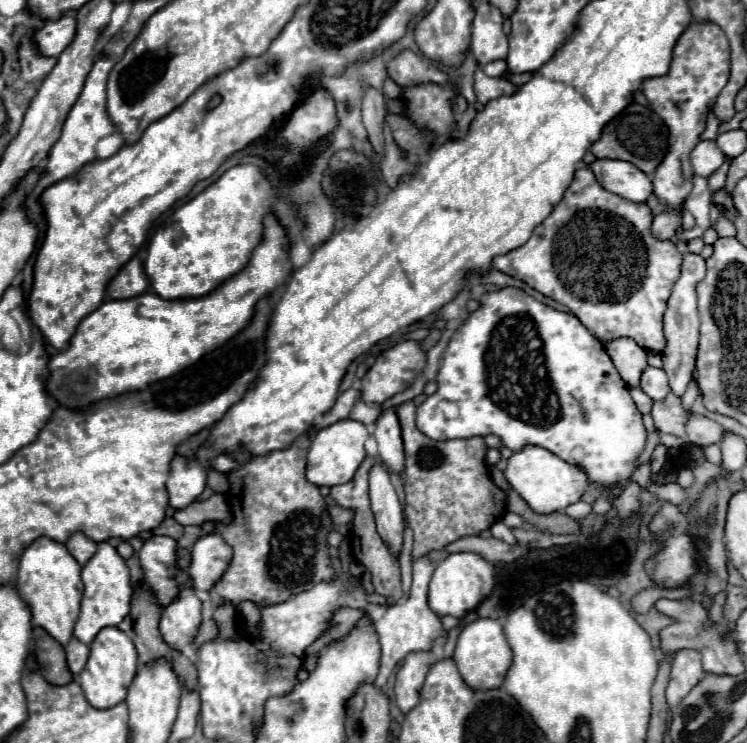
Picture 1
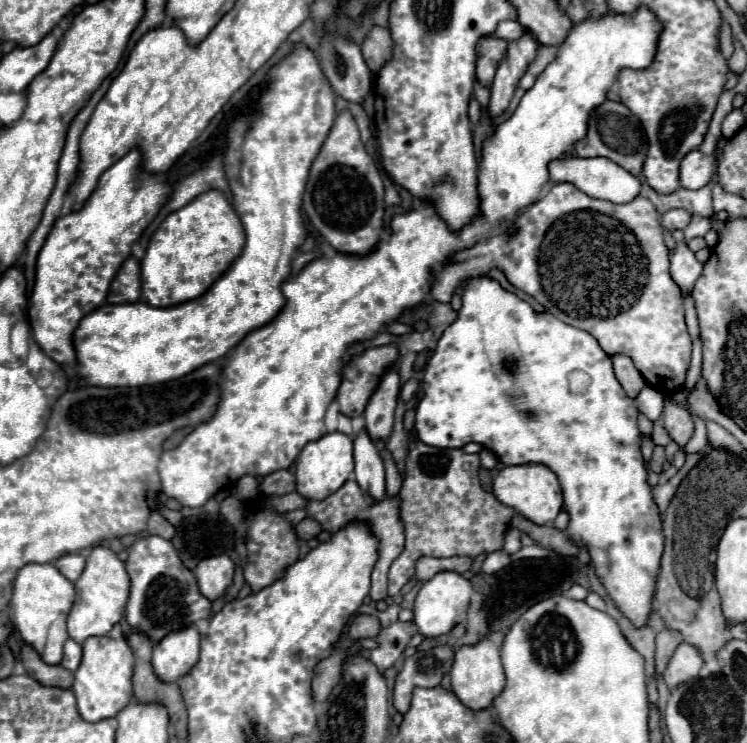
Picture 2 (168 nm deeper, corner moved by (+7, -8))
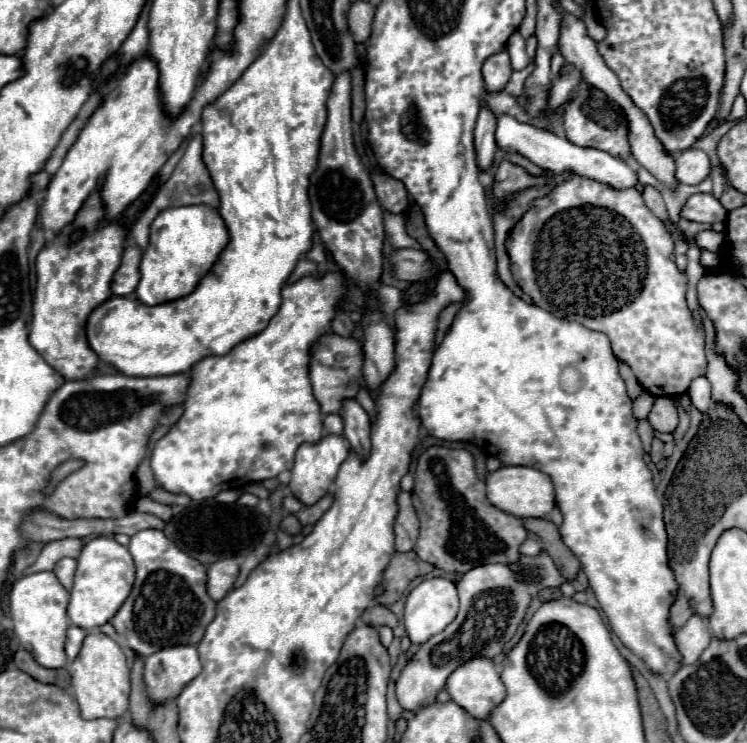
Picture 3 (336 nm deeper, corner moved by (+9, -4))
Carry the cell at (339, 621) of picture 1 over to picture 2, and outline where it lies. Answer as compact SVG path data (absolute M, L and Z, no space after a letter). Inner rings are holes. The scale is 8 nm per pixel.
M357 614L353 618L353 624L349 626L351 638L377 638L381 632L379 618L369 614Z

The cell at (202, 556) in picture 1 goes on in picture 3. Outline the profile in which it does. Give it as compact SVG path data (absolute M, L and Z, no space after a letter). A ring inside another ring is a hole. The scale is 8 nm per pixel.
M221 558L219 562L213 562L207 566L207 594L213 600L221 600L233 582L237 580L239 564L233 558Z

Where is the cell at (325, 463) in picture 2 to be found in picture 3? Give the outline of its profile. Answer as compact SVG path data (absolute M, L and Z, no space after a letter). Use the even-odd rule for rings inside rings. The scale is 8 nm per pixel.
M327 434L325 438L321 438L315 444L307 444L307 442L301 444L295 454L295 466L291 468L291 482L289 482L289 488L295 494L295 498L299 498L307 506L311 506L319 498L323 498L329 492L331 484L335 482L339 466L347 458L349 458L349 446L345 444L343 436L337 436L337 434Z

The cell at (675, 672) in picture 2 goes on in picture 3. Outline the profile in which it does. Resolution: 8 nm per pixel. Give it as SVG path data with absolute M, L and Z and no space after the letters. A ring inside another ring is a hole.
M691 616L683 628L679 628L675 634L675 646L681 654L681 664L691 664L699 660L699 654L709 646L711 636L707 630L705 620L699 616Z

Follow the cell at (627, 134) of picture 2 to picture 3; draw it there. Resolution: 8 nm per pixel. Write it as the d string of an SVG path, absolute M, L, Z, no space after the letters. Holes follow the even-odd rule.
M597 88L579 90L575 100L571 100L571 104L563 114L563 130L565 130L565 136L577 146L597 148L621 160L631 158L631 146L627 142L627 116L623 114L621 106L617 106Z

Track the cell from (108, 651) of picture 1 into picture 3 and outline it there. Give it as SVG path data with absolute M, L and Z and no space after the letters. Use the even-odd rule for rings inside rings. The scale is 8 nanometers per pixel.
M103 632L87 634L79 656L69 664L67 670L71 674L73 694L79 702L79 710L85 720L125 716L129 706L129 688L131 688L129 666L121 646L115 640L111 640Z

